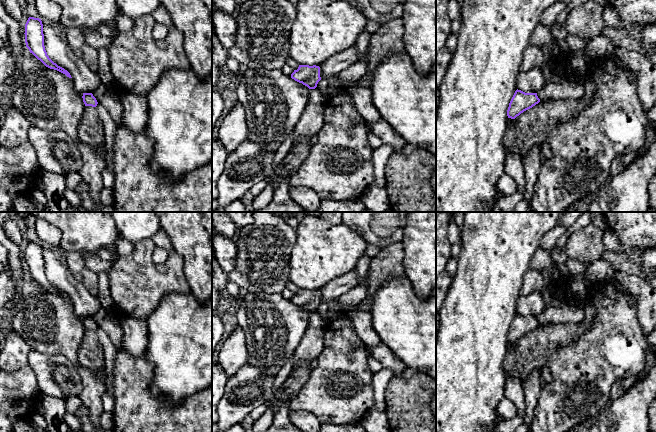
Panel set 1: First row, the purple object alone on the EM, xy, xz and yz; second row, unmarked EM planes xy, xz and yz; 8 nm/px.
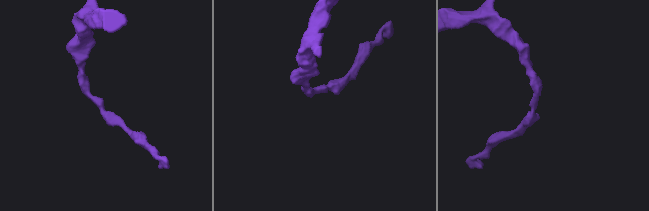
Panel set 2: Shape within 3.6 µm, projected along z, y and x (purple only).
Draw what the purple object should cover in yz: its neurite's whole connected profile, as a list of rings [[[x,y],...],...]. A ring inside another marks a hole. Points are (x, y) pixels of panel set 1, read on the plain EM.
[[[516,314],[507,334],[508,342],[515,343],[524,335],[532,332],[540,326],[537,317],[525,317],[521,314]]]

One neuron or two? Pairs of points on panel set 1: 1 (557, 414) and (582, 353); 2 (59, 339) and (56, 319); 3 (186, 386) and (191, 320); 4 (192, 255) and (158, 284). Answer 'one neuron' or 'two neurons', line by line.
1: one neuron
2: one neuron
3: one neuron
4: two neurons

